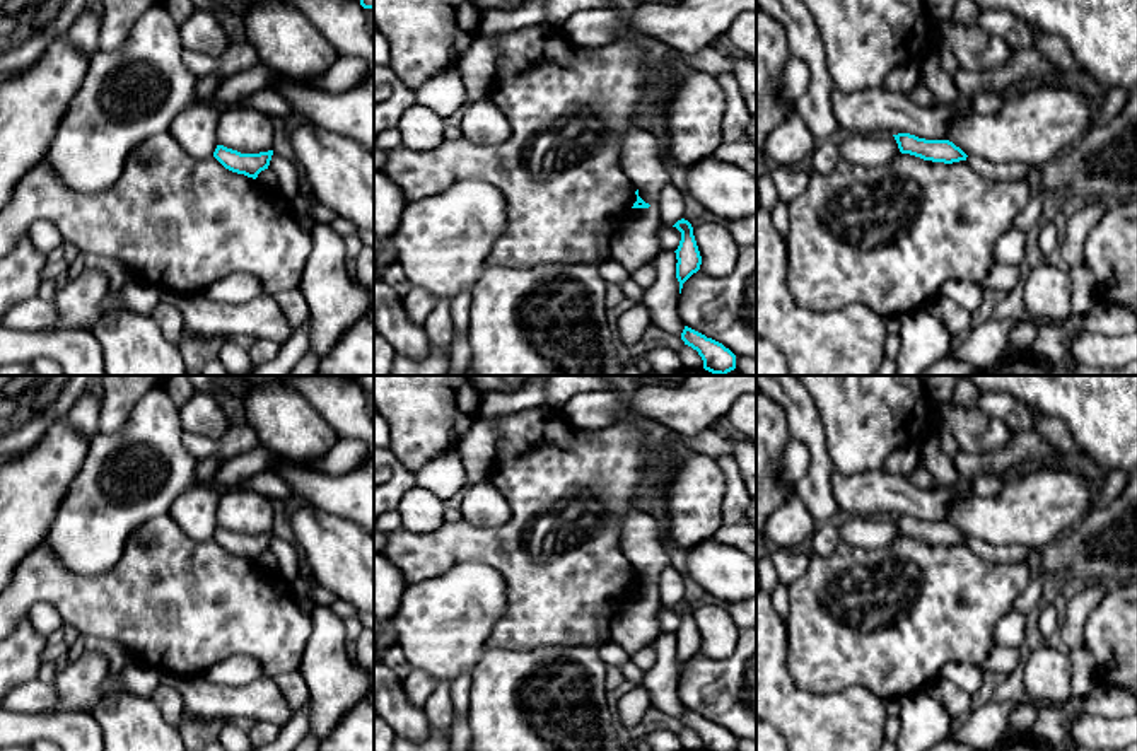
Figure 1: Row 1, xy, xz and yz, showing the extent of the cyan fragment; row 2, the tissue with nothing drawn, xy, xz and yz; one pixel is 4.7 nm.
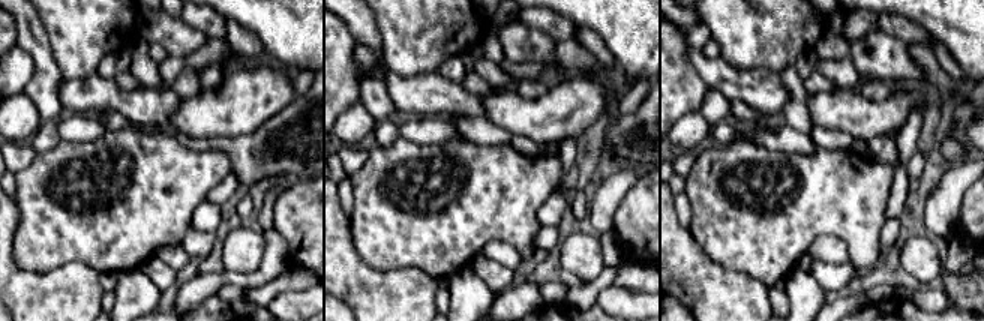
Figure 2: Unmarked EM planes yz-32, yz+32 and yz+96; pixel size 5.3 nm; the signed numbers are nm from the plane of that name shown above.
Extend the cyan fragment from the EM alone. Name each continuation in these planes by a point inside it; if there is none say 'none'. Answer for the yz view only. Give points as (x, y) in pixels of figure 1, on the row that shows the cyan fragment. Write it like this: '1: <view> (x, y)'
none

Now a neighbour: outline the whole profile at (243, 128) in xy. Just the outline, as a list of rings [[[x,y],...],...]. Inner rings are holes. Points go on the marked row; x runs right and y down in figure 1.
[[[222,106],[217,142],[241,154],[273,150],[271,118],[249,106]]]

